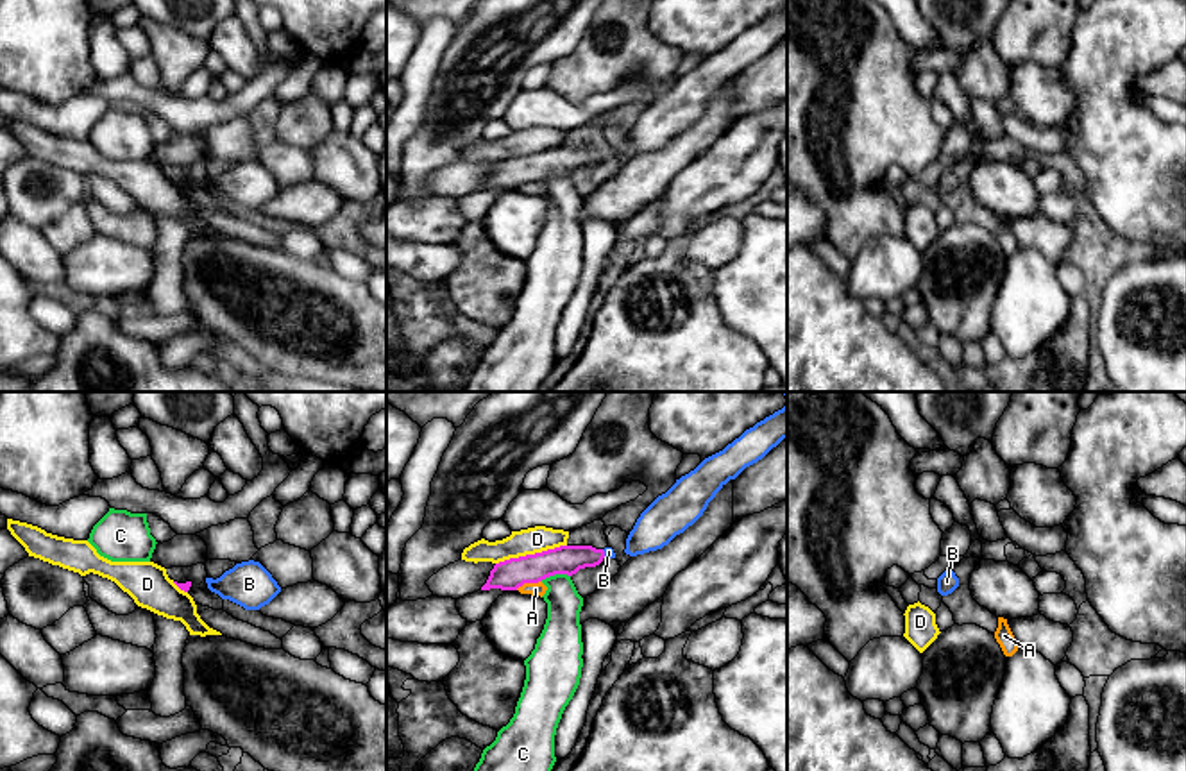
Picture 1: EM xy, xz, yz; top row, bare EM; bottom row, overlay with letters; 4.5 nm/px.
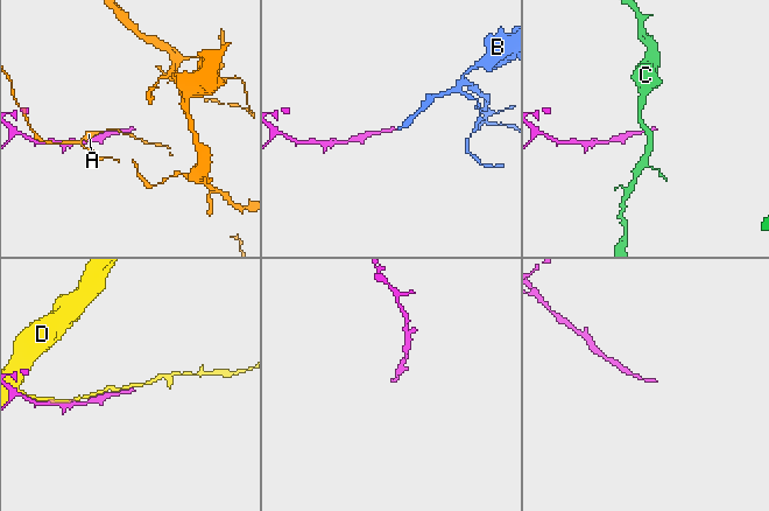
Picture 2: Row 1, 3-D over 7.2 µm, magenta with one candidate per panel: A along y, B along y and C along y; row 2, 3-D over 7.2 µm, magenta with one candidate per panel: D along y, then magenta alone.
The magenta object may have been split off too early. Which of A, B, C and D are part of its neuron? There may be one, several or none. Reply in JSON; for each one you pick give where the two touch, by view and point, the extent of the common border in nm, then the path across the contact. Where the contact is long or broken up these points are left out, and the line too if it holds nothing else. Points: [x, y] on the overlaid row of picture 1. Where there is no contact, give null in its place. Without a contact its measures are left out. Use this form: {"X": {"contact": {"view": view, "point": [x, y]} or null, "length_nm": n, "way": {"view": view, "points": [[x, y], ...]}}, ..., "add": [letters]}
{"B": {"contact": {"view": "xz", "point": [603, 553]}, "length_nm": 40, "way": {"view": "xz", "points": [[567, 560], [603, 553], [609, 551]]}}, "add": ["B"]}

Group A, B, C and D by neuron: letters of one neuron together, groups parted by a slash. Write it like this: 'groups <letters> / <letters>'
groups A / B / C / D

